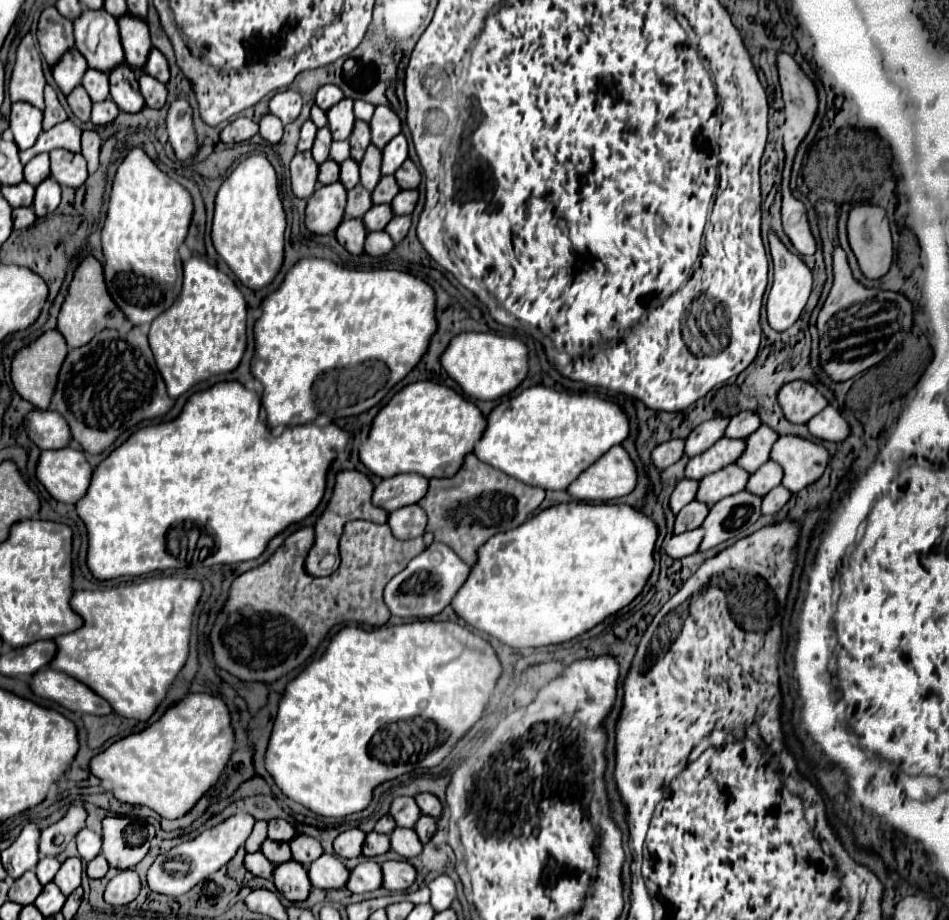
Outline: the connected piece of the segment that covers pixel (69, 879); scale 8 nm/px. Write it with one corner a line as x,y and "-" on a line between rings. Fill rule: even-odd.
67,858
67,860
61,864
59,872
55,874
53,882
57,884
57,888
59,888
65,896
69,896
69,894
81,884
81,872
83,872
81,860
79,860
79,858

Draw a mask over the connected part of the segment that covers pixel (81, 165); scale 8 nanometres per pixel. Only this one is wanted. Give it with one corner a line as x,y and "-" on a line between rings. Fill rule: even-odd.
51,150
51,176
61,186
79,188
87,180
87,166
81,154
69,150

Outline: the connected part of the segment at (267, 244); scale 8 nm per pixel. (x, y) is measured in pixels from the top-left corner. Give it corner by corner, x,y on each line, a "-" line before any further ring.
253,154
241,160
217,190
211,242
231,272
247,288
259,290
275,278
283,262
285,226
287,222
279,198
277,176
269,160
261,154

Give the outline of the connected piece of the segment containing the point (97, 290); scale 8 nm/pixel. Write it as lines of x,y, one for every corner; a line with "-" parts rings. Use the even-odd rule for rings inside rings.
83,256
79,266
75,268
73,280
67,288
67,296
61,304
61,310
57,316
57,330
63,334
69,348
79,348
85,342
89,342
97,332
105,328
119,330
121,326
125,326
125,316
121,314
121,310
113,304
111,296
107,294
99,260
95,260
93,256

